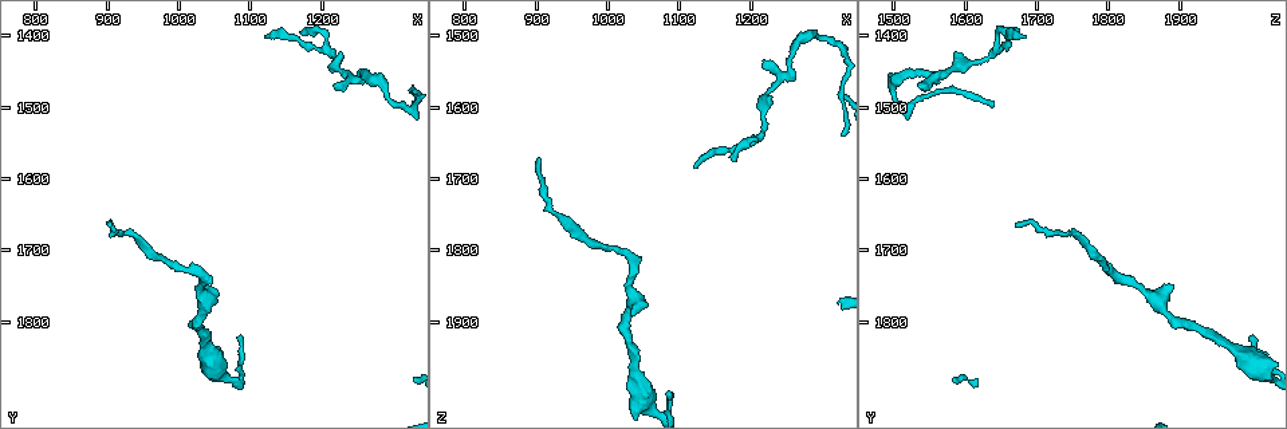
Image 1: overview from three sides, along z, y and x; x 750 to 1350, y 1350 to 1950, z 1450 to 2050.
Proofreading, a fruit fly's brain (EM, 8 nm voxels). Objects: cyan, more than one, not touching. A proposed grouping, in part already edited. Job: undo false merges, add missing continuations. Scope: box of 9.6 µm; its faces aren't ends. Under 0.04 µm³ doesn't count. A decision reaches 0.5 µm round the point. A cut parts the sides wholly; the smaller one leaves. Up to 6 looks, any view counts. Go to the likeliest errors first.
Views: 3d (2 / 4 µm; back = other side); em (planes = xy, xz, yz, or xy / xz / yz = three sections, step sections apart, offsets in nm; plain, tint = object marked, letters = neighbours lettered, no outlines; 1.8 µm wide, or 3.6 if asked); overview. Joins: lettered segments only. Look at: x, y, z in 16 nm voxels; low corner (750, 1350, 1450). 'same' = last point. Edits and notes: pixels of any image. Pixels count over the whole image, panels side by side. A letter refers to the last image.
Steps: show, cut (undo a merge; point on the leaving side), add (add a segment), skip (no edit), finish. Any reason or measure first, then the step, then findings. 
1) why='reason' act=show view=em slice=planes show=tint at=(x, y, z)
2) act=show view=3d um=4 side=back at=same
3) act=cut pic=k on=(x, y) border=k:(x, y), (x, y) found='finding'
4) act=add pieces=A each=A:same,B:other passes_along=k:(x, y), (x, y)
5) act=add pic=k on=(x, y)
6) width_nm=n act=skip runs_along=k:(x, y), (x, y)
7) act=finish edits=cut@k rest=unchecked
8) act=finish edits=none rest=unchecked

why='free end' act=show view=em slice=planes show=letters at=(1115, 1400, 1685)

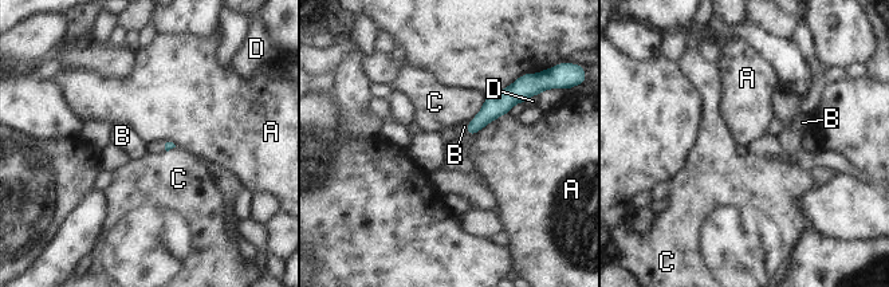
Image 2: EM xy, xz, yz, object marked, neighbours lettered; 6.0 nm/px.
act=skip each=A:other,B:other,C:other,D:other border=2:(508, 111), (469, 137), (464, 132) found='none of them fits'

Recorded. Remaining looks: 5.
why='thin end' act=show view=em slice=planes show=letters at=(1215, 1470, 1535)

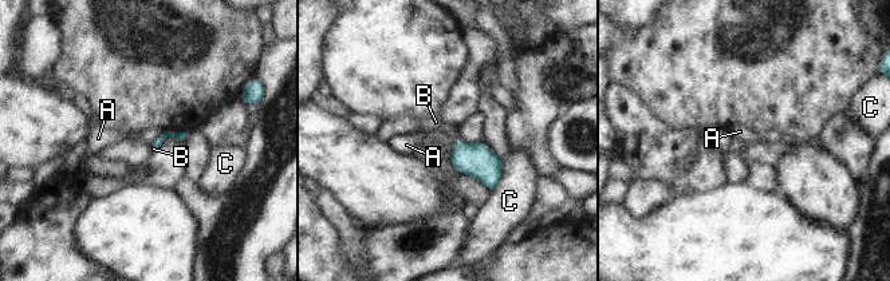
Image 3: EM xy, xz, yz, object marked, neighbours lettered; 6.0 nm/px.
act=add pic=3 on=(417, 125) each=A:other,B:same,C:other found='the neuron continues'

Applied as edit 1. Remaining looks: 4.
why='redraw' act=show view=overview

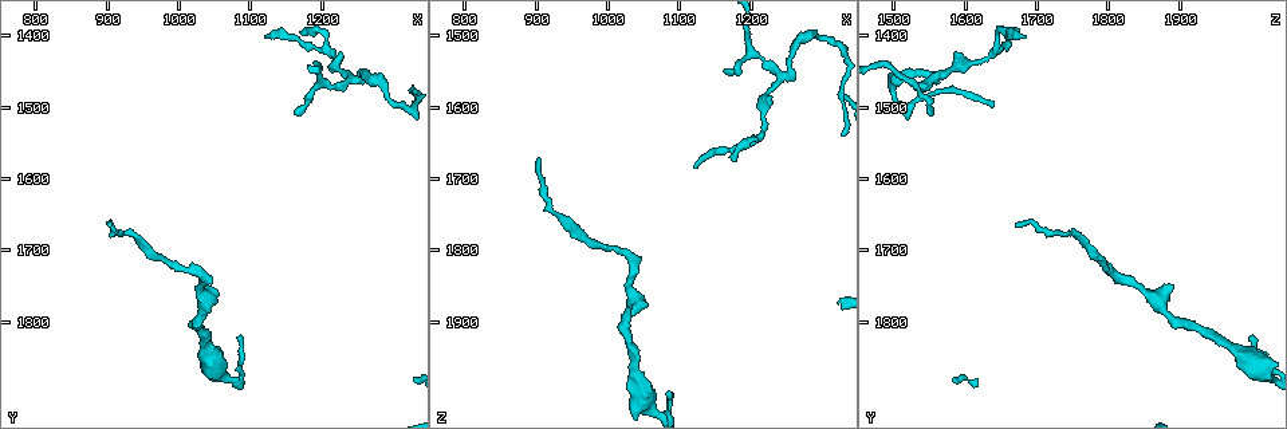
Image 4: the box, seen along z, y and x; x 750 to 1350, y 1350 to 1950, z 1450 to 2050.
why='an open end' act=show view=3d um=2 at=(1085, 1825, 2000)

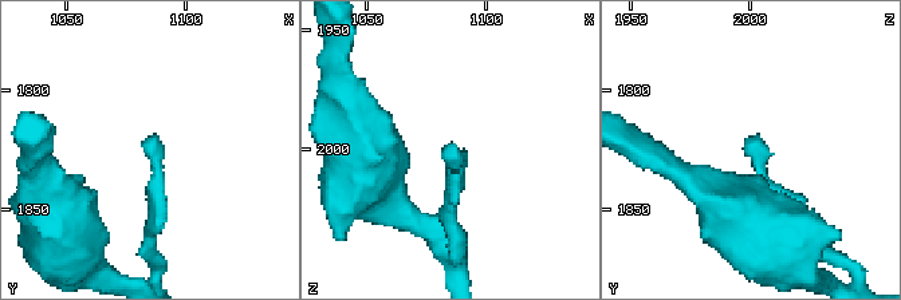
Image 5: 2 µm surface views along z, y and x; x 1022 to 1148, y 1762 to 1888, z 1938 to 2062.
act=show view=em slice=planes show=letters at=(1082, 1822, 2000)

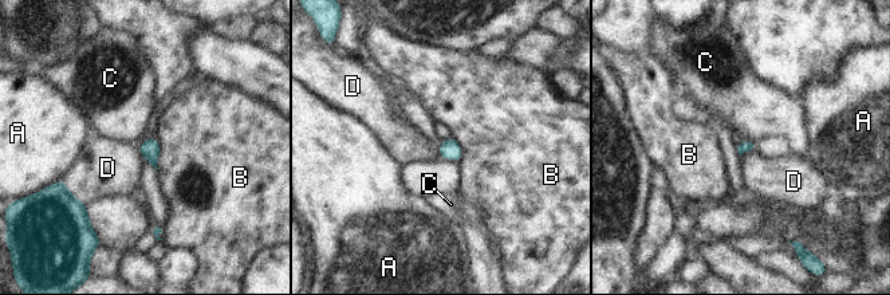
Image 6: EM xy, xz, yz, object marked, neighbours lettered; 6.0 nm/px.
longest_contact=D:220nm act=skip each=A:other,B:other,C:other,D:other found='none of them fits'

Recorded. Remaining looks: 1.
act=finish edits=add@3 rest=unchecked

